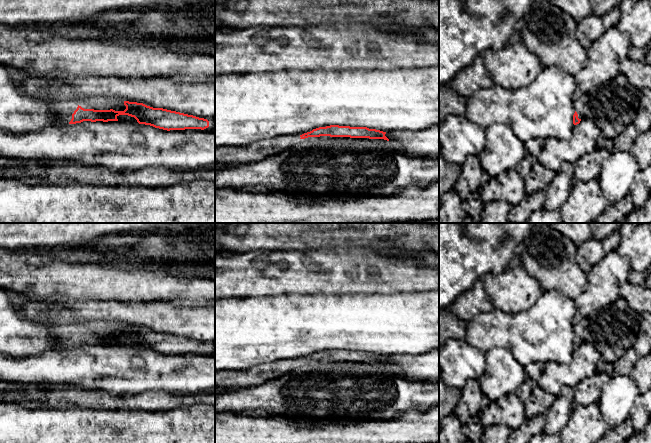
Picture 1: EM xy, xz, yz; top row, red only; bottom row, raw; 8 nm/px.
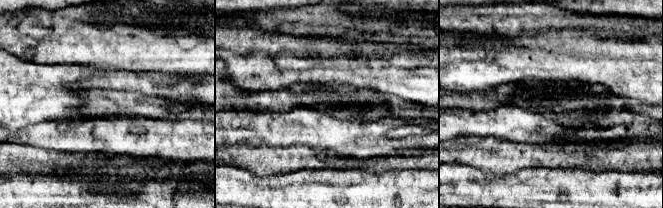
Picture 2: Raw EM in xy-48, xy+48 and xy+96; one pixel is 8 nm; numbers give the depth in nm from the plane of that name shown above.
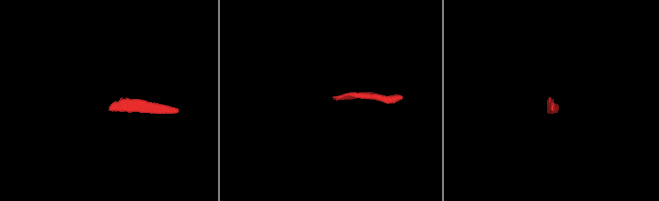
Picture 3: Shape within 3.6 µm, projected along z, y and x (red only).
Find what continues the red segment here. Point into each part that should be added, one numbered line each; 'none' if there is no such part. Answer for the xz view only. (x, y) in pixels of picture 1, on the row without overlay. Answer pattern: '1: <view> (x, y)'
1: xz (255, 375)

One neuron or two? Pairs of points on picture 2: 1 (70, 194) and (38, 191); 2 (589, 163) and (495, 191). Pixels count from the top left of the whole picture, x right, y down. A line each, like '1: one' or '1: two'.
1: one
2: two

